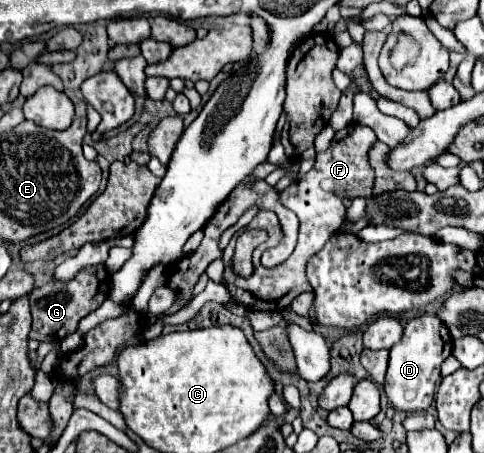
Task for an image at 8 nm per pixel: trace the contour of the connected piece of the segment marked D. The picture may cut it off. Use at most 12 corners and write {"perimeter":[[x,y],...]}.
{"perimeter":[[441,319],[407,321],[383,391],[427,411],[453,339]]}

